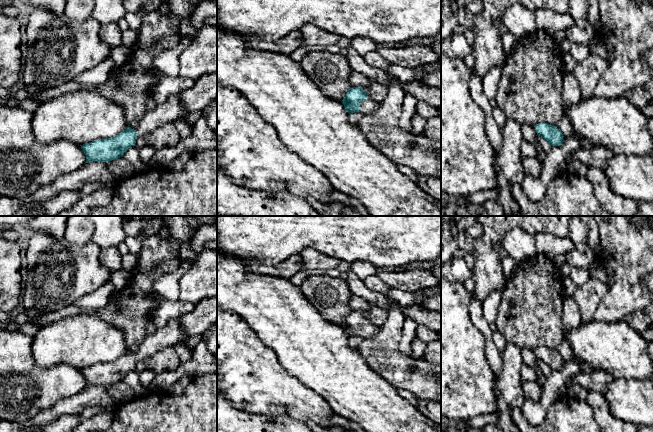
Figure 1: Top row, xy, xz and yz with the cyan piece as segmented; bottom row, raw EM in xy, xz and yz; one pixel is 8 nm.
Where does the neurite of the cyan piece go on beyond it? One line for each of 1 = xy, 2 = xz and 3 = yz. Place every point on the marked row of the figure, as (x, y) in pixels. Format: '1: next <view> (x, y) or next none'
1: next xy (172, 110)
2: next xz (367, 106)
3: next none

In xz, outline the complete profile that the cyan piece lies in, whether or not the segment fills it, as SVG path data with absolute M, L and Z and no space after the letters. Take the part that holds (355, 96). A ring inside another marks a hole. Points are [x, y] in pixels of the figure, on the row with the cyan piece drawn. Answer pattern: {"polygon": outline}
{"polygon": "M351 87L341 101L346 111L351 114L355 112L372 113L378 110L381 103L368 98L368 94L362 87Z"}

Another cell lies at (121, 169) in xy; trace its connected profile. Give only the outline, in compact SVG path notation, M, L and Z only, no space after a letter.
M124 157L107 162L107 167L114 176L116 183L126 181L135 173L134 166Z

